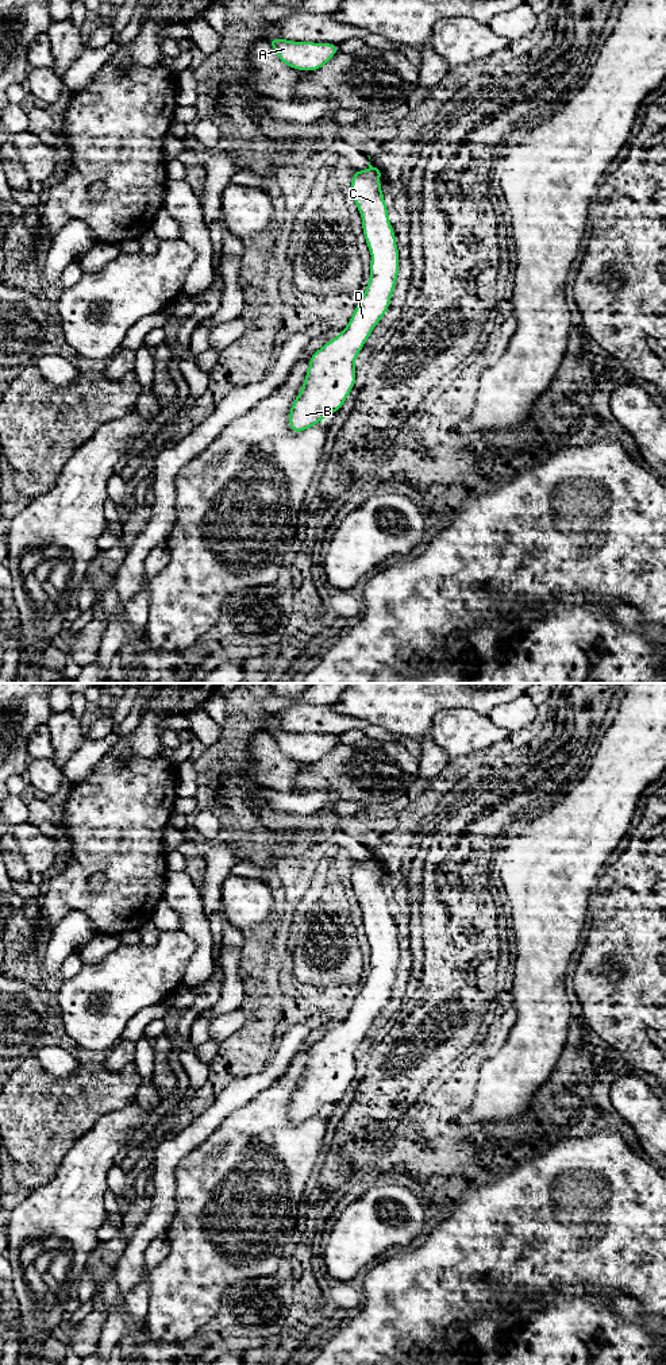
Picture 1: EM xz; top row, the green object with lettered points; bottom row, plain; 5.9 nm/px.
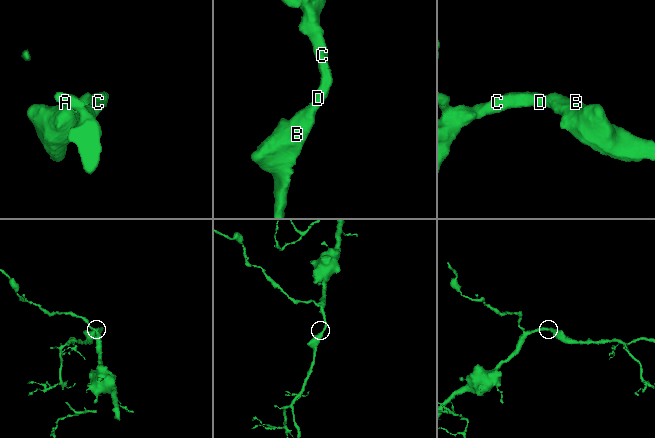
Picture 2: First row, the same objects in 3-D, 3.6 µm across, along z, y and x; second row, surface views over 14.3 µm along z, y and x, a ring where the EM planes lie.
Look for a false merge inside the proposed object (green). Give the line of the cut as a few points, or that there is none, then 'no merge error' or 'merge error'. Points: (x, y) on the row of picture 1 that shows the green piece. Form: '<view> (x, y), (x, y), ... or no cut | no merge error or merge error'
no cut | no merge error

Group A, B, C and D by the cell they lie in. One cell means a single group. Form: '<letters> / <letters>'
A B C D

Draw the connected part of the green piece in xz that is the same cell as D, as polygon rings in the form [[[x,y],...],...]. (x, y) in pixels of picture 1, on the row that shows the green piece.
[[[370,162],[367,170],[355,170],[351,177],[353,200],[362,216],[362,232],[372,252],[370,278],[347,327],[311,355],[303,389],[289,412],[293,433],[317,425],[343,406],[355,386],[354,360],[390,305],[400,255],[380,177],[380,170]]]

